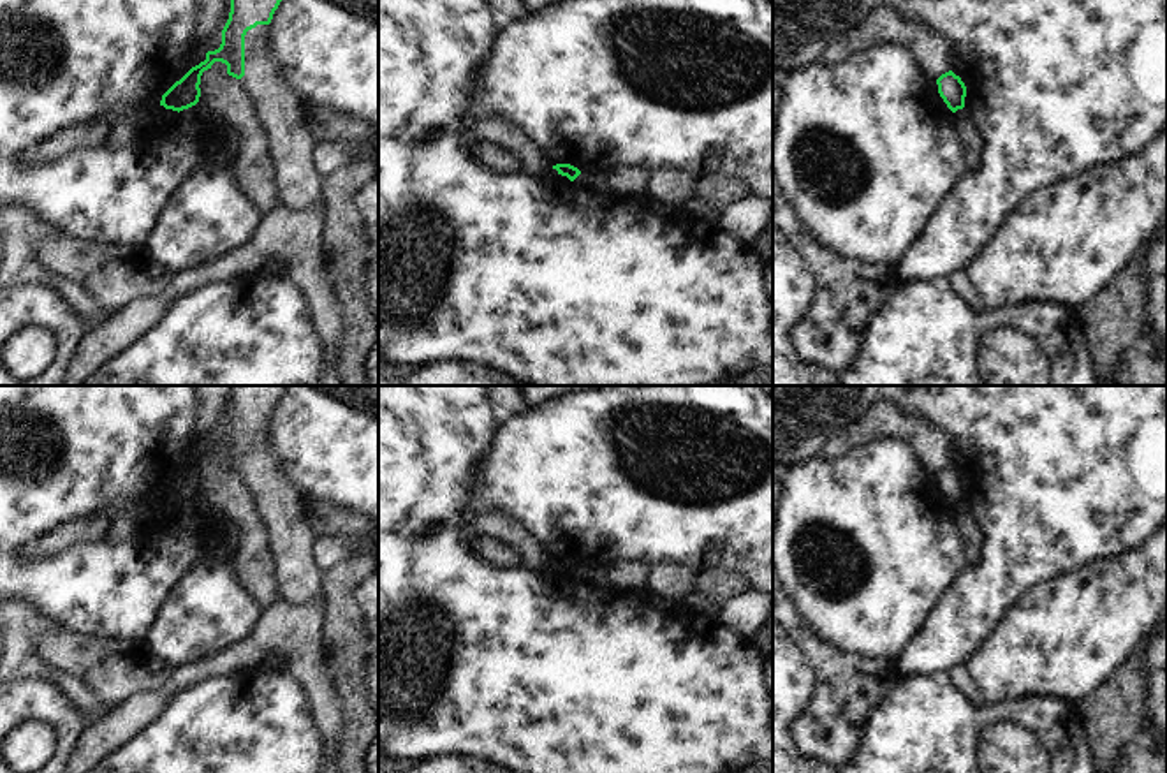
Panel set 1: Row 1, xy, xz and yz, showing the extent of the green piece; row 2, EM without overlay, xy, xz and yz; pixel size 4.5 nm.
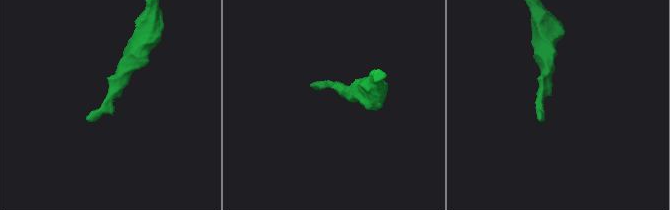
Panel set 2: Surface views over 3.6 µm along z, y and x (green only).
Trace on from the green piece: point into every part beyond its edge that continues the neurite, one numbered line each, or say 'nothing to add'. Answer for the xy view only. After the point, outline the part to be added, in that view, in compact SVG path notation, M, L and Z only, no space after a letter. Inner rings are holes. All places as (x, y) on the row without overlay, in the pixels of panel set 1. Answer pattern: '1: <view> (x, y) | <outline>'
1: xy (298, 580) | M257 419L245 430L245 470L273 553L278 606L322 602L322 569L312 548L315 534L308 525L299 491L285 479L280 458L271 449L269 419Z

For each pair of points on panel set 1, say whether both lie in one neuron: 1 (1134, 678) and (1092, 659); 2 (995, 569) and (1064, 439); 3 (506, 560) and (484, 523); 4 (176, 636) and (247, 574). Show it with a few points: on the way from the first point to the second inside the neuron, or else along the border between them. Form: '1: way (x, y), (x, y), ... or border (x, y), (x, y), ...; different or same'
1: border (1143, 641), (1086, 698); different
2: way (1027, 537), (1060, 493), (1064, 471); same
3: border (481, 532), (506, 543), (520, 557), (521, 566); different
4: border (226, 560), (236, 583), (261, 608); different

